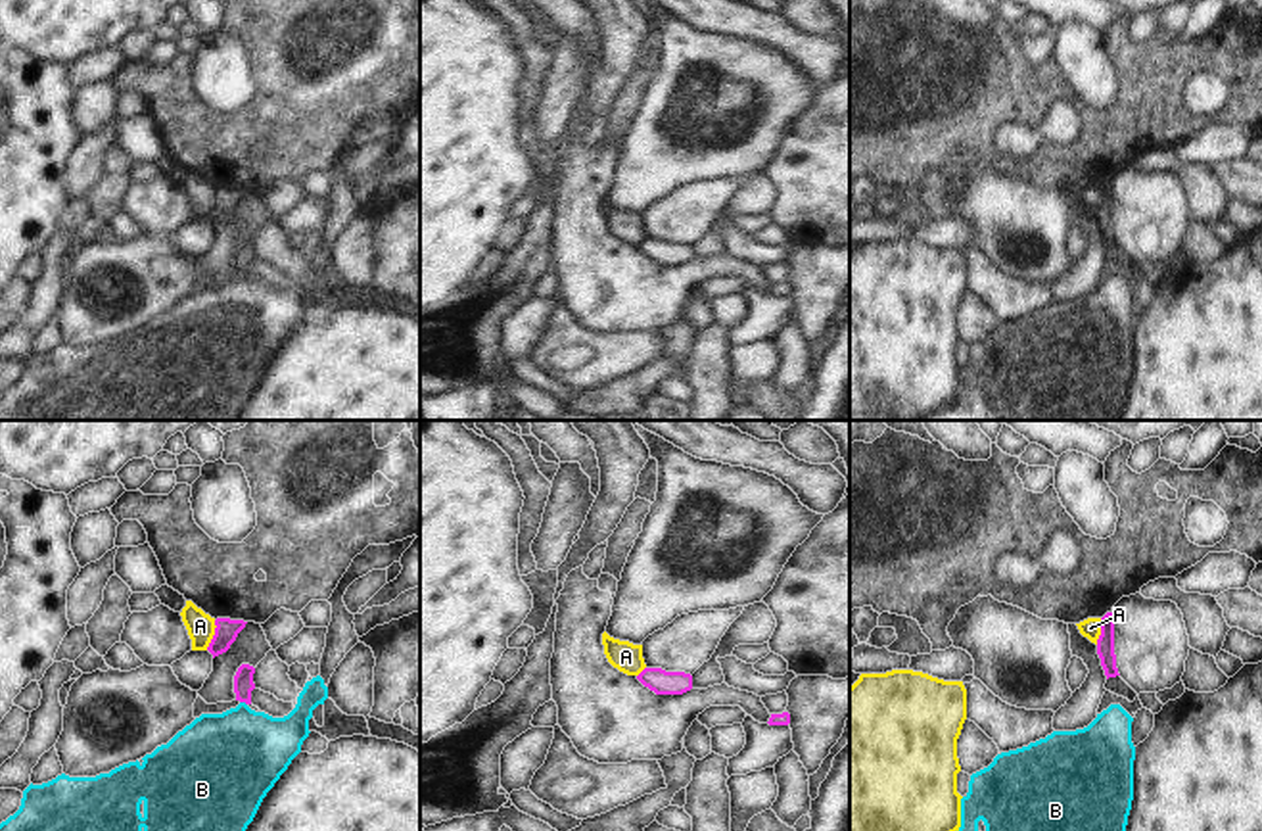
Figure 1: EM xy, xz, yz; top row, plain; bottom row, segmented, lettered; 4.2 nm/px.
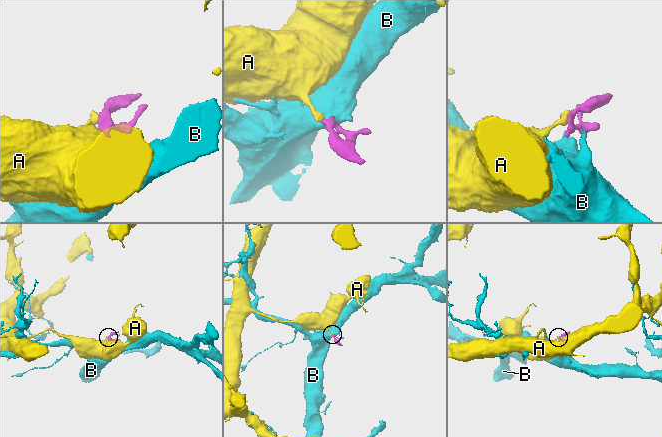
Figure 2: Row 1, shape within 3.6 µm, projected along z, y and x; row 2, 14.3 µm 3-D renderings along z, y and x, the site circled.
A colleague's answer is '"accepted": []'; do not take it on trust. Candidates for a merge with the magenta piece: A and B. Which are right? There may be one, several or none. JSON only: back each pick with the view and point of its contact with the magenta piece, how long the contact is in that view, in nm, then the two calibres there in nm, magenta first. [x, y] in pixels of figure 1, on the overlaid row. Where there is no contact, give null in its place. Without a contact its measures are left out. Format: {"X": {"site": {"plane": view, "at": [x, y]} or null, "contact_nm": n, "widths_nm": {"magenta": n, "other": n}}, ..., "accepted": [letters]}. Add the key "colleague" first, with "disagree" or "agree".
{"colleague": "disagree", "B": {"site": {"plane": "xy", "at": [244, 701]}, "contact_nm": 40, "widths_nm": {"magenta": 80, "other": 400}}, "accepted": ["B"]}

